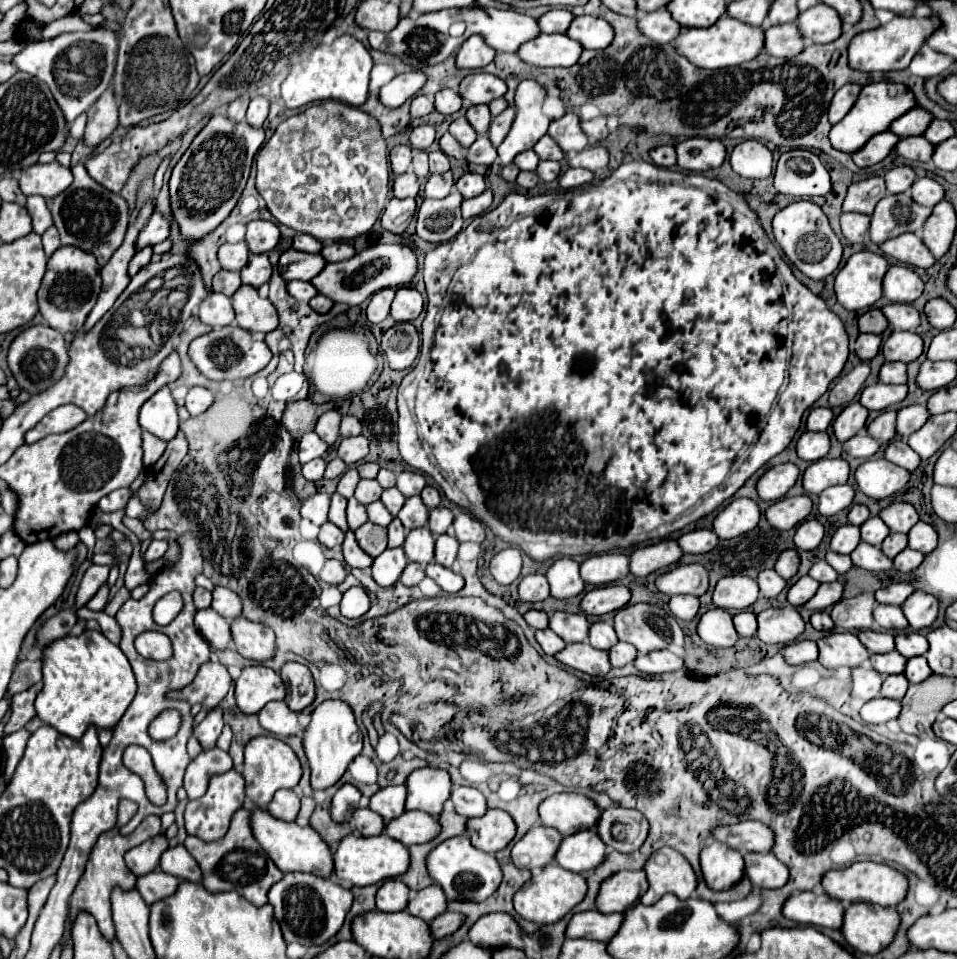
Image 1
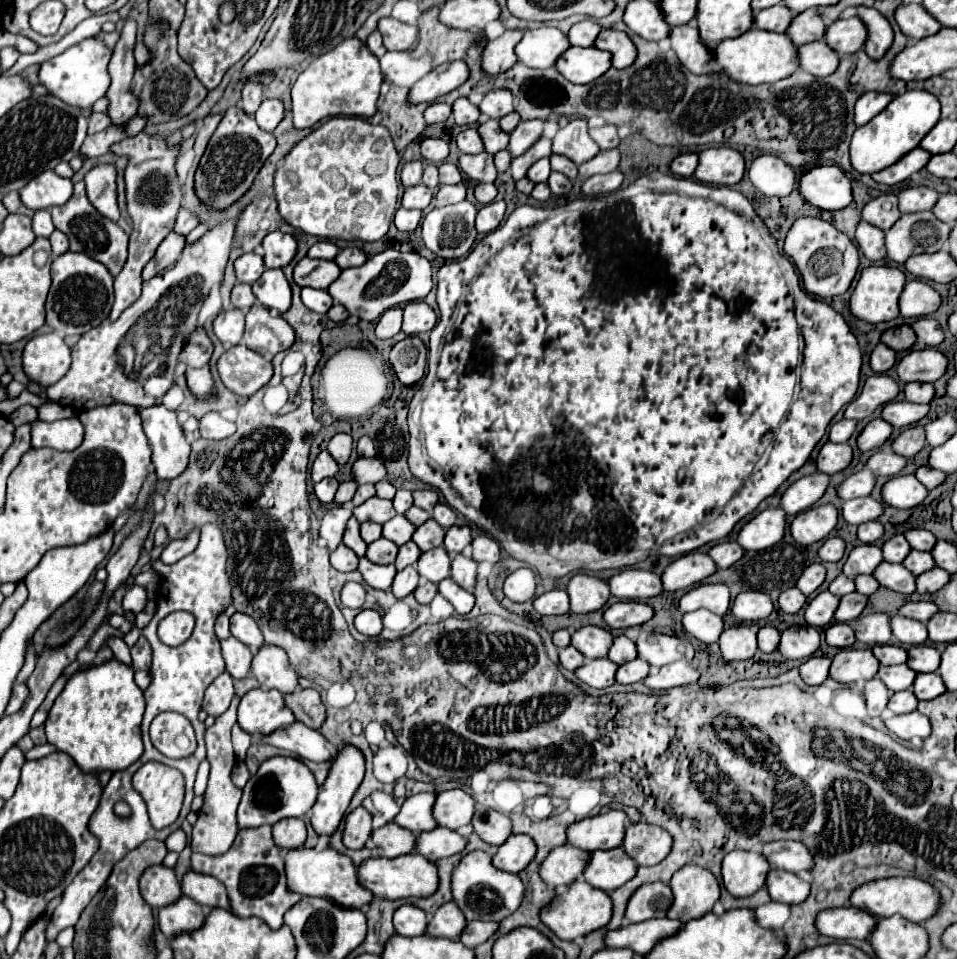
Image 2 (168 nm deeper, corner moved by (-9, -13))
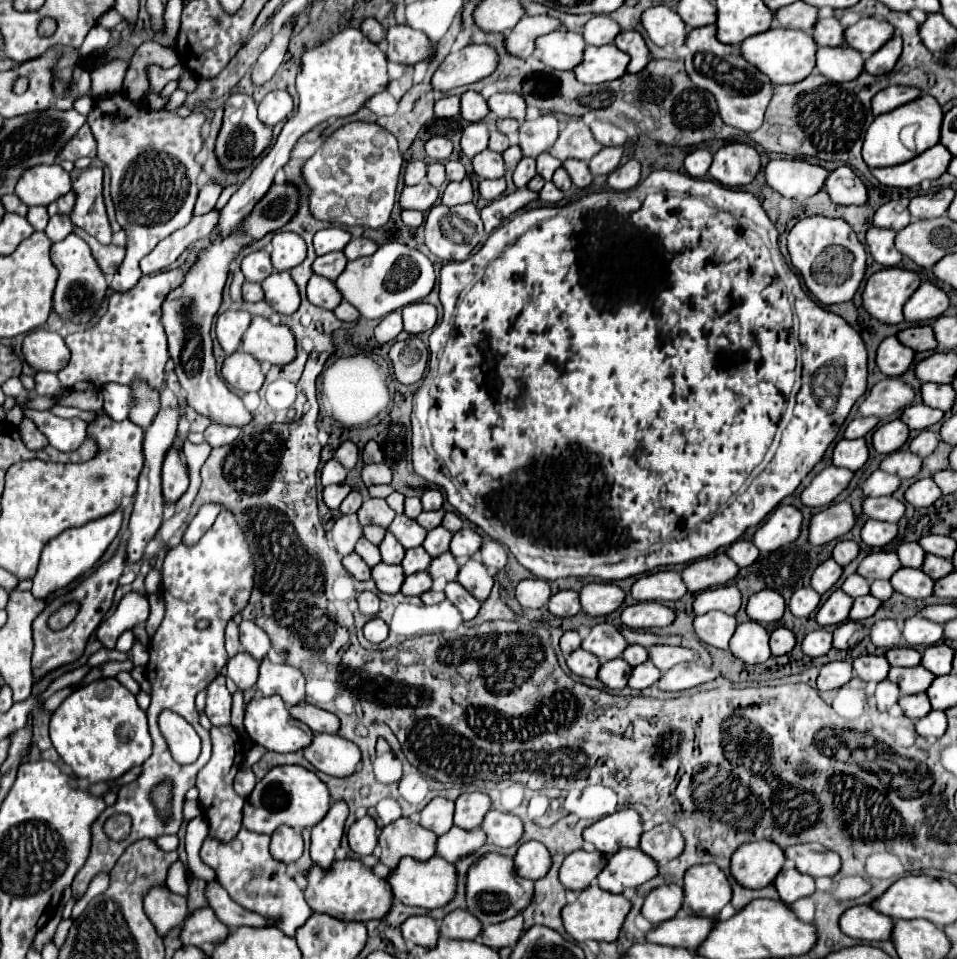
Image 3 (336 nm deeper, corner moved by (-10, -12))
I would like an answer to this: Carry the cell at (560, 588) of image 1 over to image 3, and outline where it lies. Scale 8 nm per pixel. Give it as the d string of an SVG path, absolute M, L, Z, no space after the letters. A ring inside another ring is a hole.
M588 583L580 591L582 611L592 617L610 615L624 603L624 599L626 593L614 583Z

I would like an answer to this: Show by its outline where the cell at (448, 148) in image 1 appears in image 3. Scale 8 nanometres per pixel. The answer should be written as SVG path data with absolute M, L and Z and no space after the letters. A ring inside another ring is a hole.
M484 149L472 159L474 171L480 179L500 179L504 177L504 159L500 153L494 153L490 149Z

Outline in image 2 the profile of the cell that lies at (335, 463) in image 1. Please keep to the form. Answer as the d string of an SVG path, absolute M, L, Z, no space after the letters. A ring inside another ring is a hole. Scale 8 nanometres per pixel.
M347 480L347 482L341 482L339 484L339 490L337 490L337 496L335 496L335 502L337 504L349 504L353 494L357 490L357 484L353 480Z

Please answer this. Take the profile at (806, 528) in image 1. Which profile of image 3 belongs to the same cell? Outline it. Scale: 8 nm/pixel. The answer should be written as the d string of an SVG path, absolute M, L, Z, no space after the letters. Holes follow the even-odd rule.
M838 541L836 547L834 547L832 557L834 557L834 561L836 561L838 565L844 567L844 565L848 565L850 561L854 561L858 553L860 553L860 545L858 545L856 541Z

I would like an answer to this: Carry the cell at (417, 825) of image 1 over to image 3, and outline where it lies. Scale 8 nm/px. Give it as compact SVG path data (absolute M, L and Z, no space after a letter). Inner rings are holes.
M452 827L448 833L438 837L436 853L446 861L456 863L458 859L478 851L484 843L486 843L486 833L482 829L464 831L460 827Z

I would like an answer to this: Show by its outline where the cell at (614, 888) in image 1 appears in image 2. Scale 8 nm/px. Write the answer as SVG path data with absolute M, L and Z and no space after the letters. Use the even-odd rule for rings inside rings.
M663 882L643 884L637 888L625 908L625 922L643 922L651 918L665 918L671 906L671 890Z

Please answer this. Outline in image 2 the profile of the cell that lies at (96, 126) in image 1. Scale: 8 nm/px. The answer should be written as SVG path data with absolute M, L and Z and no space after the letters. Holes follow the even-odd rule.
M125 20L121 38L113 50L113 58L109 64L111 86L105 96L109 100L107 114L111 118L111 124L125 124L125 120L135 116L137 106L139 106L137 98L131 94L133 66L137 64L133 58L135 30L137 30L137 24L133 20Z

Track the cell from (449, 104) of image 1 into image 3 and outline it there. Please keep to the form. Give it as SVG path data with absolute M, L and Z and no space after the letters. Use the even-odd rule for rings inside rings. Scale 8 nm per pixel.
M466 91L462 95L462 117L470 123L482 121L490 113L486 99L476 91Z

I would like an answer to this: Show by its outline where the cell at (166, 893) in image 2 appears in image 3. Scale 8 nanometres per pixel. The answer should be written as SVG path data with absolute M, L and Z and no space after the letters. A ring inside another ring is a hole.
M154 887L144 899L144 911L154 923L160 937L166 937L172 929L180 927L188 917L186 899L172 893L166 887Z

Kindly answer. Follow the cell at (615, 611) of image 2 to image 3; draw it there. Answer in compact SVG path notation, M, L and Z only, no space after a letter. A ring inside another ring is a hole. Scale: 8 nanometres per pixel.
M646 601L626 607L622 613L624 625L630 629L652 629L652 627L666 627L676 619L676 613L662 603Z

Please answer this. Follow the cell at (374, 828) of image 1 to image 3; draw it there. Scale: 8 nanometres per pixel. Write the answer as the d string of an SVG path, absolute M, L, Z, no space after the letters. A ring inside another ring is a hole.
M400 817L382 829L378 845L382 849L380 861L394 871L402 857L428 861L436 855L436 835L424 829L416 817Z

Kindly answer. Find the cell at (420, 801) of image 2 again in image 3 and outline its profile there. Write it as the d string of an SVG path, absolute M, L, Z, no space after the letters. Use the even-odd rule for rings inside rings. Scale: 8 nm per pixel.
M436 797L432 799L420 813L420 825L434 831L436 835L444 835L454 825L454 801Z

